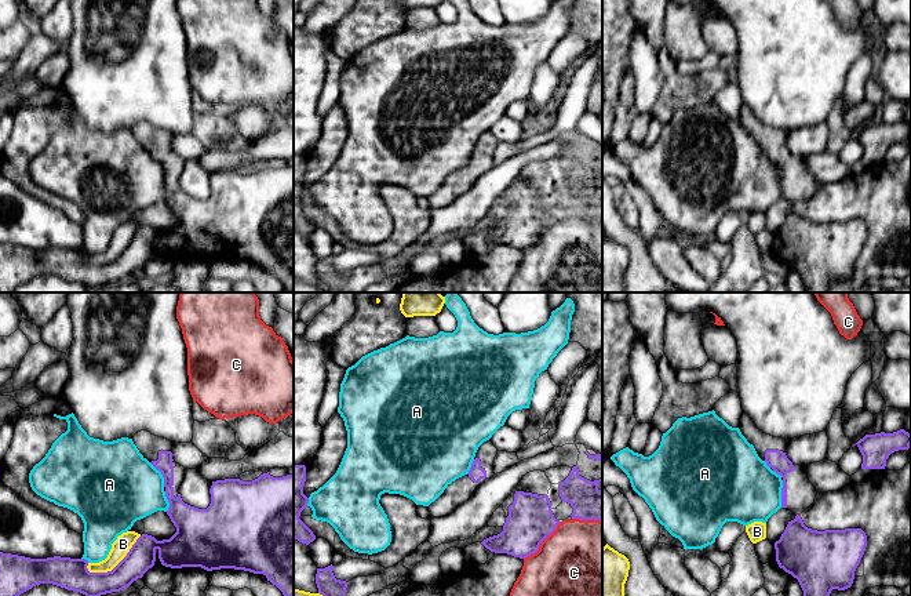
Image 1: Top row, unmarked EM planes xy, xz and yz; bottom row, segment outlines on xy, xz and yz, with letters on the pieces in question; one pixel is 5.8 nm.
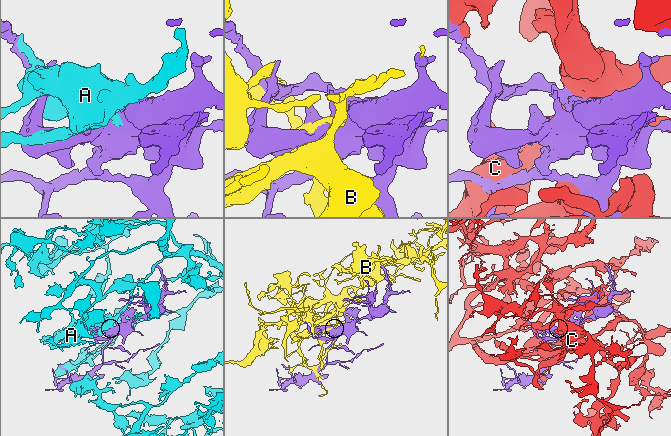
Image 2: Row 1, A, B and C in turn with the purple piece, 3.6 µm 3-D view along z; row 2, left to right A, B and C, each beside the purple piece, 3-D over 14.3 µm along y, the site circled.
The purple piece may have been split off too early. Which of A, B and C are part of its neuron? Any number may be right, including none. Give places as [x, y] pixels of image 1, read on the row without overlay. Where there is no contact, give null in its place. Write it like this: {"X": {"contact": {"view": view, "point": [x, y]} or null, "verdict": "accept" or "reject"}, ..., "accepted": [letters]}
{"A": {"contact": {"view": "yz", "point": [782, 185]}, "verdict": "reject"}, "B": {"contact": {"view": "xy", "point": [117, 255]}, "verdict": "reject"}, "C": {"contact": {"view": "xz", "point": [542, 232]}, "verdict": "reject"}, "accepted": []}

